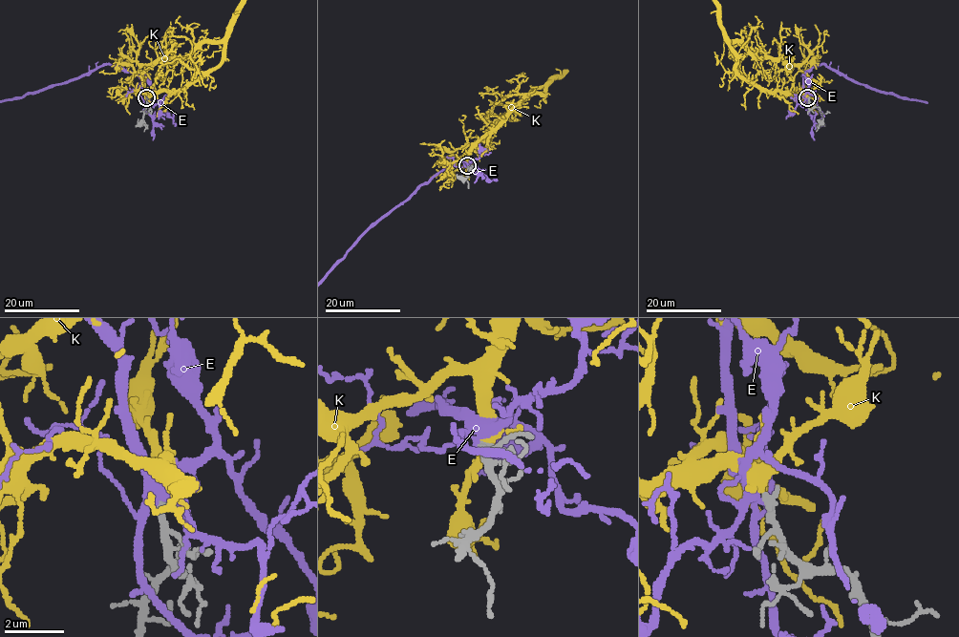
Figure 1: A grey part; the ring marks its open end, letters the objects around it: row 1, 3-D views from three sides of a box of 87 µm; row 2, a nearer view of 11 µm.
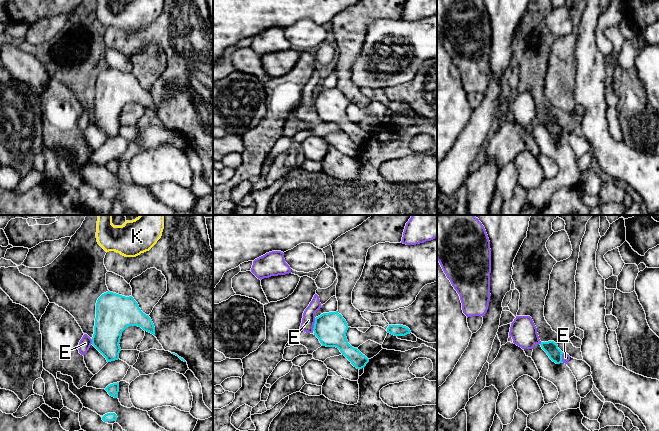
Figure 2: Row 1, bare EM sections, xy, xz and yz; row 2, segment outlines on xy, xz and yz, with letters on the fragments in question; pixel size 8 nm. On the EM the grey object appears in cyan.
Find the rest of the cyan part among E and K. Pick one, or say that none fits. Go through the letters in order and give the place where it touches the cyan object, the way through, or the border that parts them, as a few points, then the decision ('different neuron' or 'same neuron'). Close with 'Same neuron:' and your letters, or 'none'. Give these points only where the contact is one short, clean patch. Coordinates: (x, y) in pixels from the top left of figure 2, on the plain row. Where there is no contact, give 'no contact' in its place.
E: meets cyan in xz at (314, 100); different neuron
K: no contact; same neuron
Same neuron: K

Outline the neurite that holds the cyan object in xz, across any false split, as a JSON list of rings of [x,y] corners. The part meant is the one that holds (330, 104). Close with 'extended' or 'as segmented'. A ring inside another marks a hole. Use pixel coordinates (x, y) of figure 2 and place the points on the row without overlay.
[[[336,87],[316,93],[313,107],[322,122],[338,124],[342,131],[360,146],[366,142],[369,135],[348,119],[346,113],[348,104],[346,96]]]; as segmented

